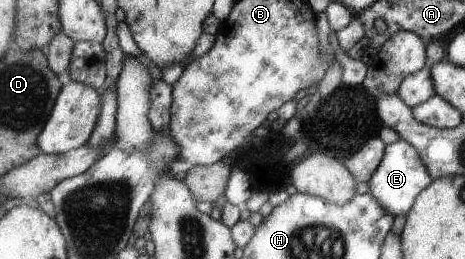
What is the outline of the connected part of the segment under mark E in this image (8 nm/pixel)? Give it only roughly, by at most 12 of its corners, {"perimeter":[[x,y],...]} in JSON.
{"perimeter":[[408,140],[387,145],[368,193],[407,215],[432,174]]}

